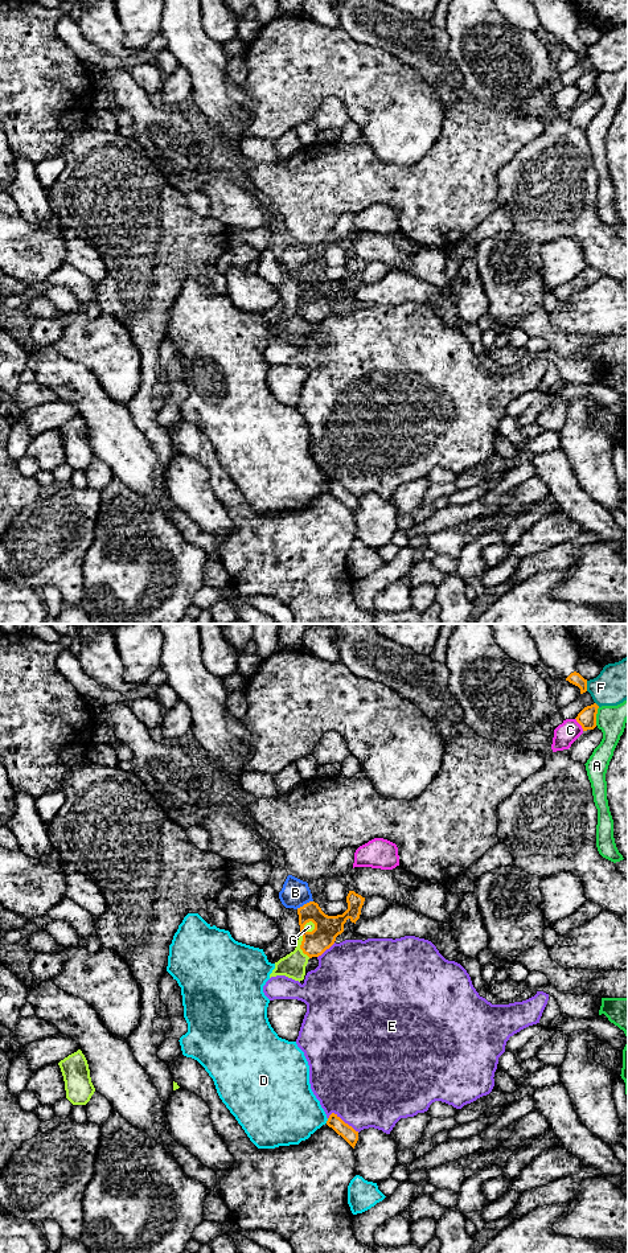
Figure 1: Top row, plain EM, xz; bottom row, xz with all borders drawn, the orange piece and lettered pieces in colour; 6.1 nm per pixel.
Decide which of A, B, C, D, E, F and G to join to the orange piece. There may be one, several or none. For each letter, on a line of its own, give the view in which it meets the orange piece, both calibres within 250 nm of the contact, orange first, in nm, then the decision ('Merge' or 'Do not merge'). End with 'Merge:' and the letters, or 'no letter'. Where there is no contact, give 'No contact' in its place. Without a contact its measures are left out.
A: Touches orange in xz. Thickness 110 nm (orange) against 180 nm. Do not merge
B: Touches orange in xz. Thickness 160 nm (orange) against 170 nm. Do not merge
C: Touches orange in xz. Thickness 110 nm (orange) against 140 nm. Do not merge
D: Touches orange in xz. Thickness 90 nm (orange) against 400 nm. Do not merge
E: Touches orange in xz. Thickness 90 nm (orange) against 480 nm. Do not merge
F: Touches orange in xz. Thickness 80 nm (orange) against 240 nm. Do not merge
G: Touches orange in xz. Thickness 160 nm (orange) against 150 nm. Do not merge
Merge: no letter

